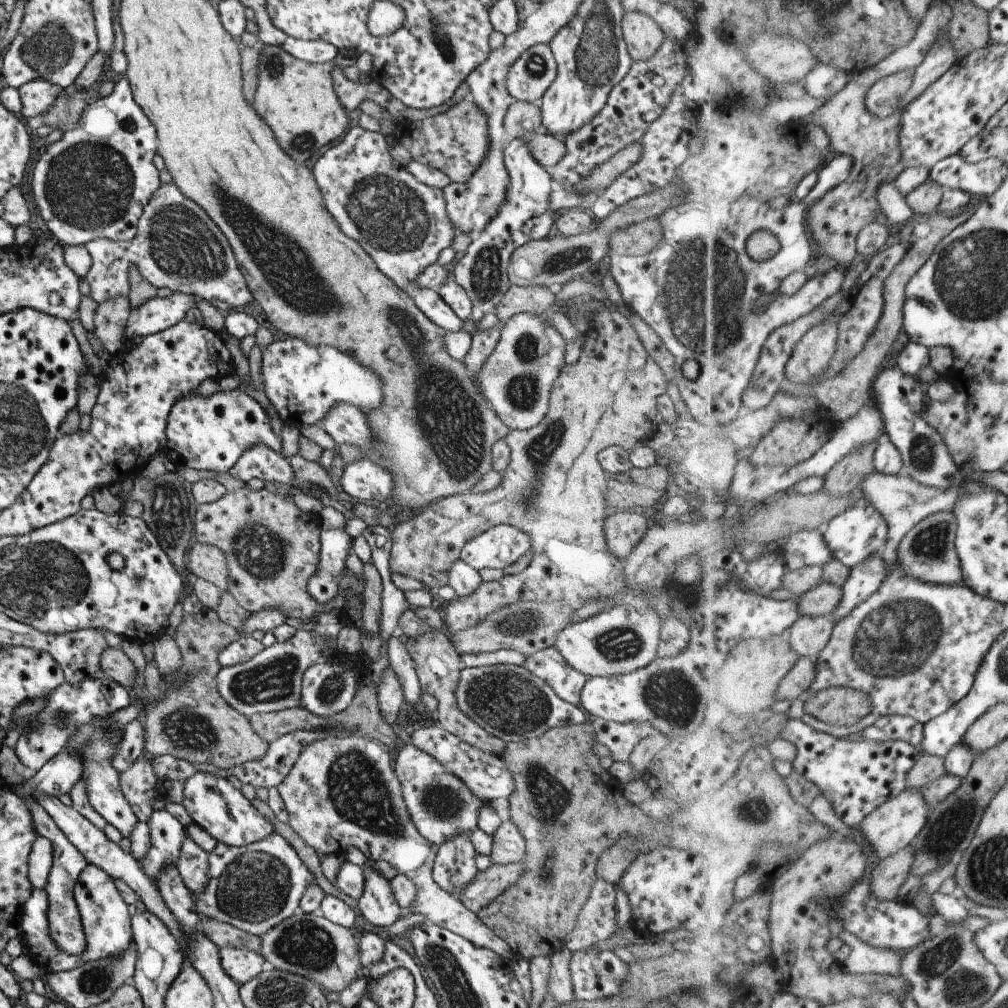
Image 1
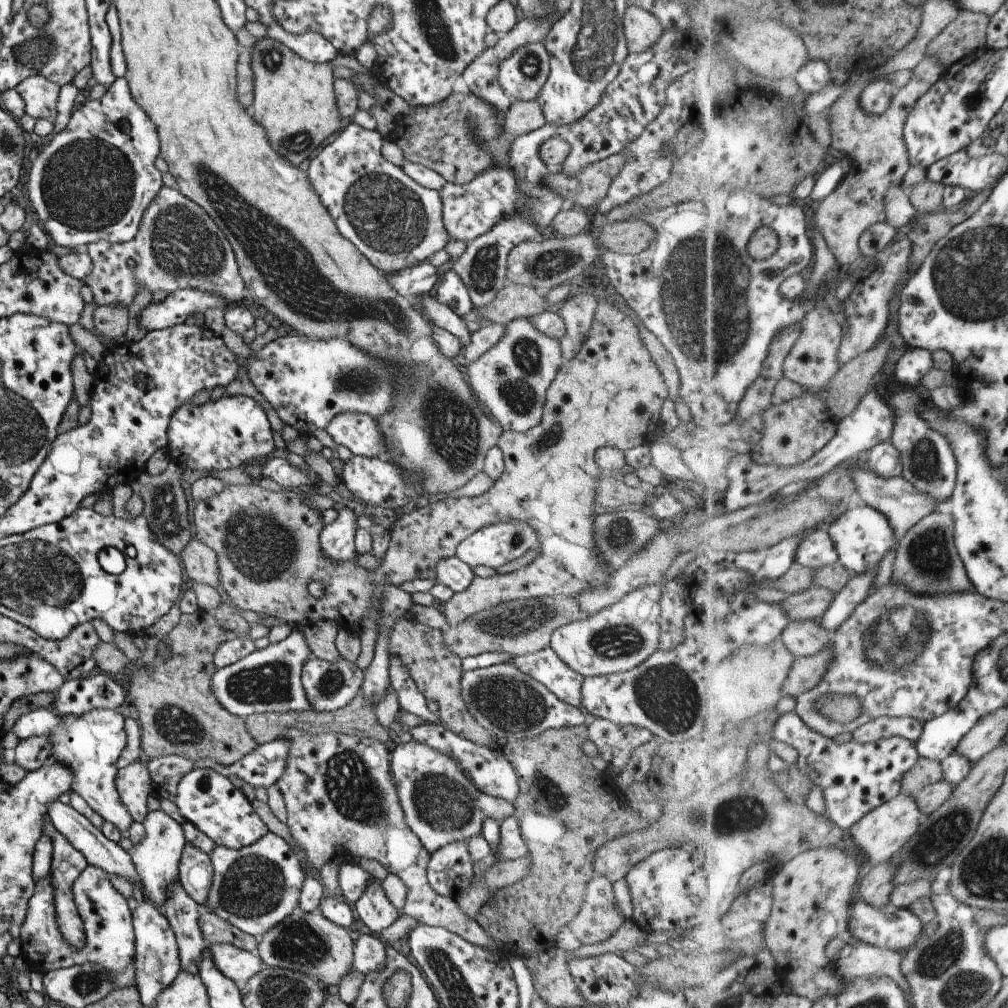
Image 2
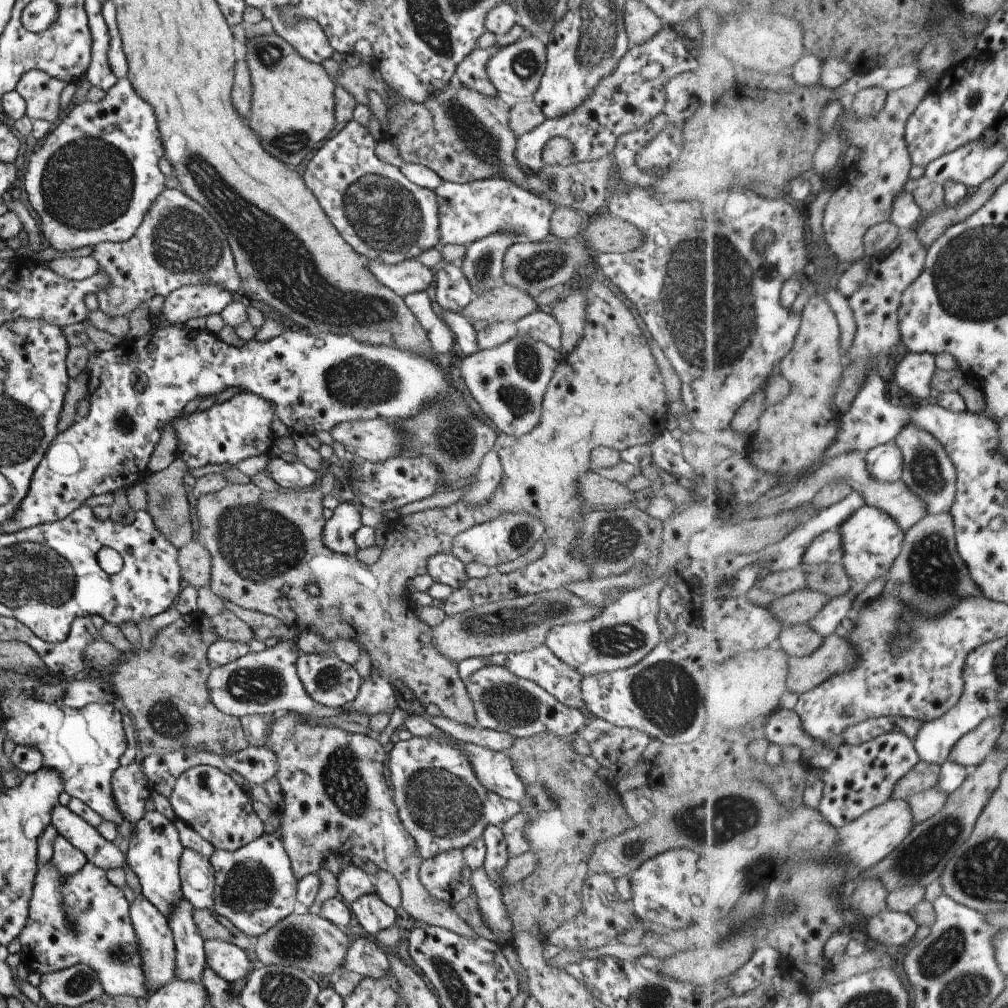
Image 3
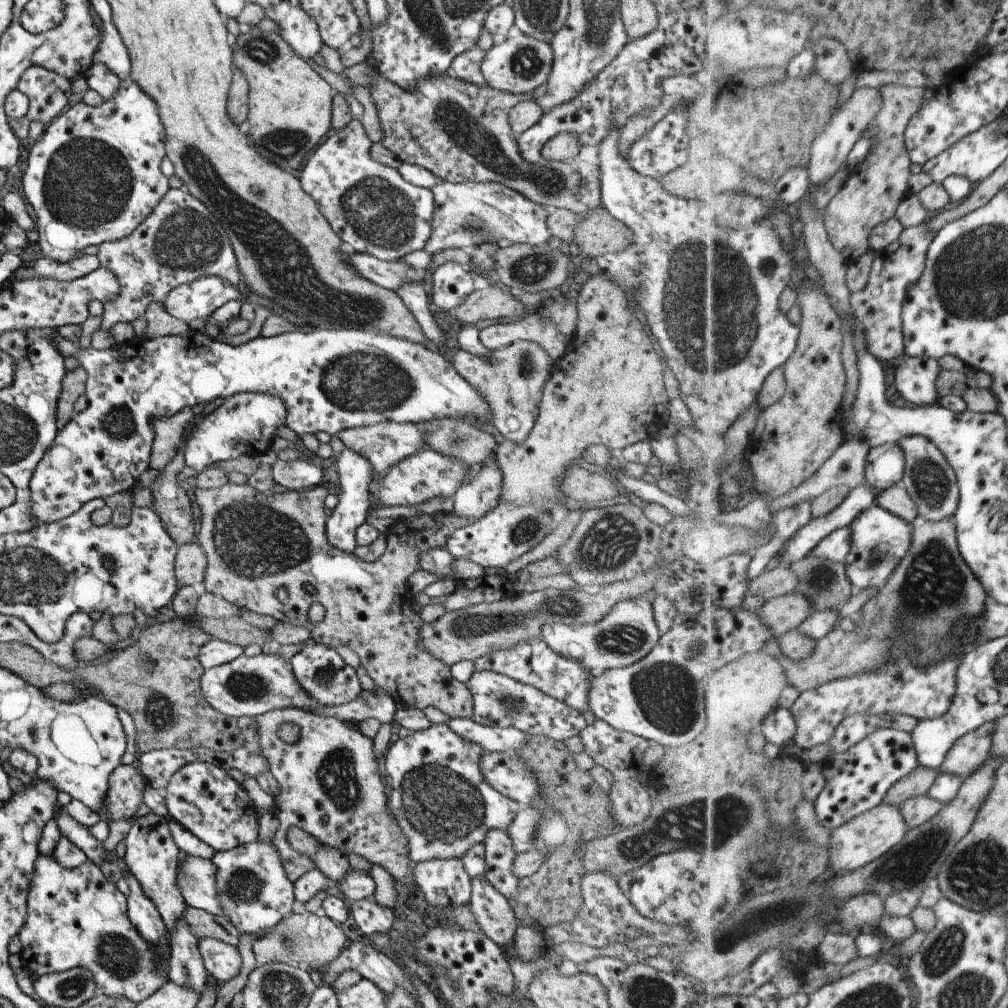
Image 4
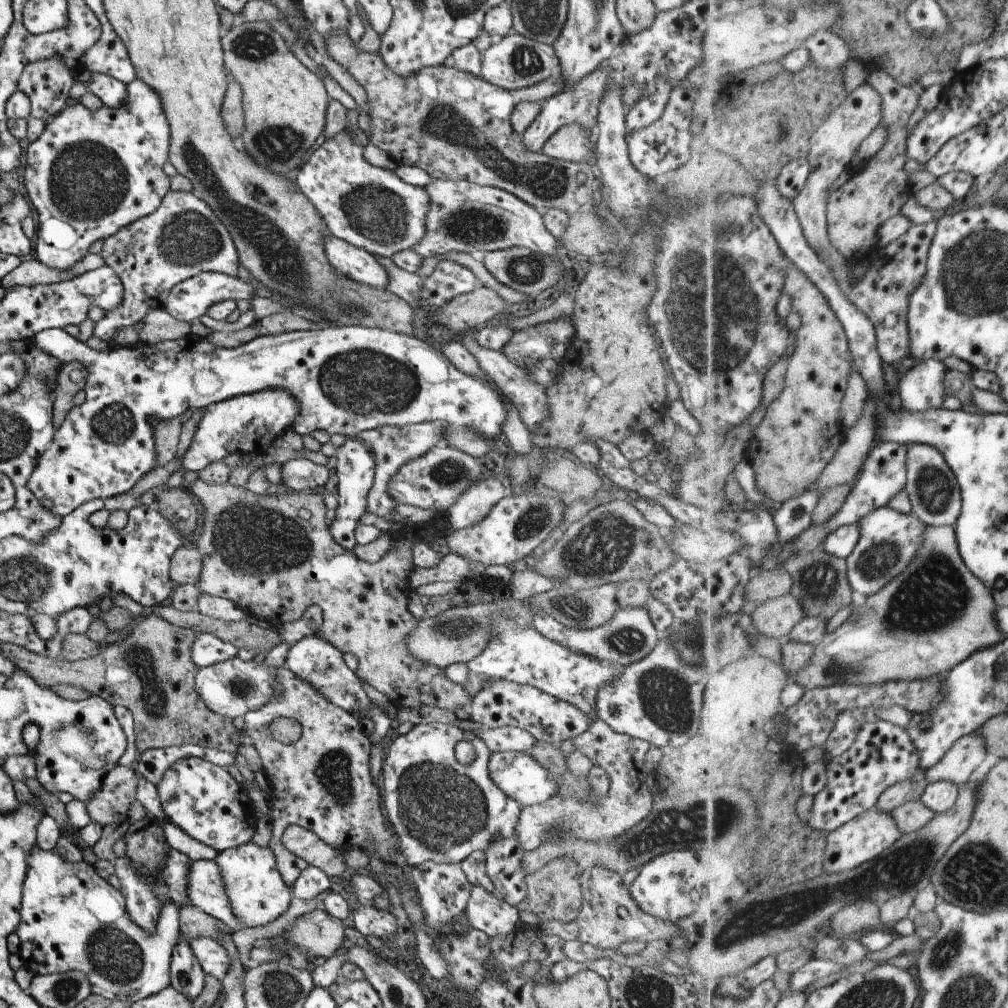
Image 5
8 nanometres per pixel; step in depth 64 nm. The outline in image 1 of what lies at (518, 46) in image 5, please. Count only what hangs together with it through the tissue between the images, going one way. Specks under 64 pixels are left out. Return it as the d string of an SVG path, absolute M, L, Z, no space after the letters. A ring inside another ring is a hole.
M547 44L531 45L509 66L505 88L515 101L537 103L555 78L557 66Z

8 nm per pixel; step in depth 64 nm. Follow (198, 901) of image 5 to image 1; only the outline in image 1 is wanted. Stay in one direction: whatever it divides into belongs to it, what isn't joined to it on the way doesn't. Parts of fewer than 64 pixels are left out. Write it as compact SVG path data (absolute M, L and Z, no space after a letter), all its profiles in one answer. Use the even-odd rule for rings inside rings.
M187 836L182 841L174 868L190 895L204 892L208 882L208 854L202 852Z

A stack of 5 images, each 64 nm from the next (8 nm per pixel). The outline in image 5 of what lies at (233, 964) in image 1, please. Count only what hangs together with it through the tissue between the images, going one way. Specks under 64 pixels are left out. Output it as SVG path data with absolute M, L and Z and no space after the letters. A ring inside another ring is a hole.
M198 937L189 939L186 944L203 973L221 981L227 971L228 957L216 940L208 937Z

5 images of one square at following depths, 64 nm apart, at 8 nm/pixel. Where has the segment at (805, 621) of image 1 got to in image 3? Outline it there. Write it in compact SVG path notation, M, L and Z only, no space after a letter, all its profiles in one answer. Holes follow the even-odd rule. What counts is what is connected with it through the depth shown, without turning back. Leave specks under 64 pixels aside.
M805 624L783 628L777 645L789 658L807 657L814 654L824 640L810 628L810 624Z

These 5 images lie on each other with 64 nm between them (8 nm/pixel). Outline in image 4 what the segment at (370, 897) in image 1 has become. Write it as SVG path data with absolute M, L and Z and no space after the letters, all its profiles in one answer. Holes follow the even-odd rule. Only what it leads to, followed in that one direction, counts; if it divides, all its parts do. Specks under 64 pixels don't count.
M371 898L355 900L348 910L351 910L351 918L355 926L365 937L369 934L379 934L379 932L383 934L398 927L392 909L379 906Z

